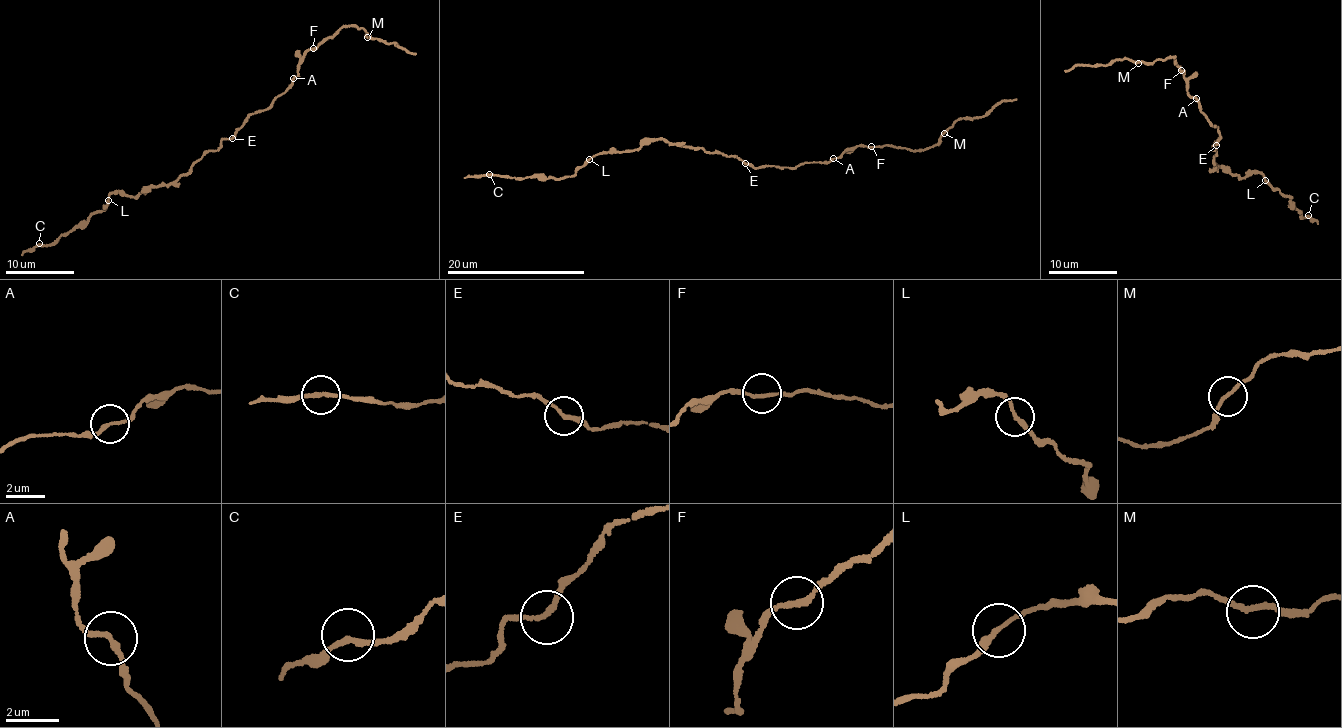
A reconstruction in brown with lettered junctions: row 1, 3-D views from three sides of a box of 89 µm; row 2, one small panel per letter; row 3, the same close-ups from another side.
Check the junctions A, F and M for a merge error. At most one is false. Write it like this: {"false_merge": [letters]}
{"false_merge": []}

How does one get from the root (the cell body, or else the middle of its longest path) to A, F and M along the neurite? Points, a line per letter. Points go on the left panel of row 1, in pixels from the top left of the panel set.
A: (237, 131), (252, 114), (263, 110), (289, 88), (294, 77)
F: (237, 131), (252, 114), (263, 110), (289, 88), (298, 75), (300, 58), (313, 48)
M: (237, 131), (289, 88), (300, 58), (310, 49), (347, 25), (364, 29), (367, 37)

